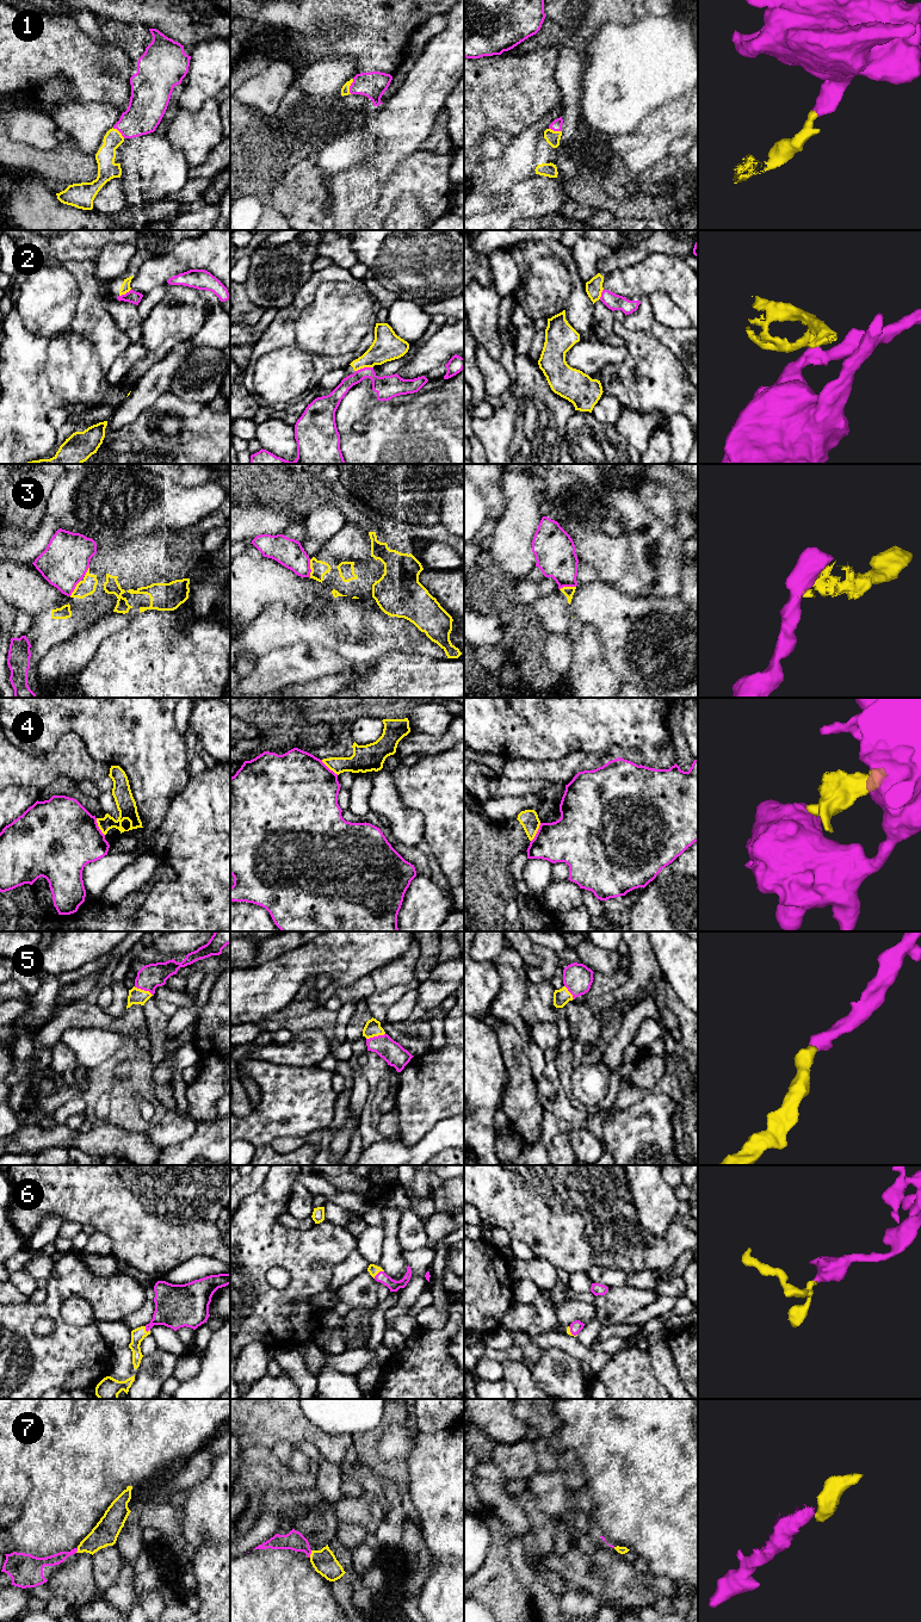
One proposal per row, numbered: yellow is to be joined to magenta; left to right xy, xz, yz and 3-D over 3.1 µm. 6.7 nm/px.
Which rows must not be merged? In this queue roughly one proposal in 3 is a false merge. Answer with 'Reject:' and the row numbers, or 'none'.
Reject: 2, 3, 4

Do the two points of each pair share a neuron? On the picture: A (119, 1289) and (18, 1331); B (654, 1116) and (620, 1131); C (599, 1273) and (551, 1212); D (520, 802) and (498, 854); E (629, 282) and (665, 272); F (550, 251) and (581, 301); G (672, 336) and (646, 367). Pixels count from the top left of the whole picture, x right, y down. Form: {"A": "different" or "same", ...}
{"A": "same", "B": "same", "C": "different", "D": "different", "E": "same", "F": "same", "G": "different"}

